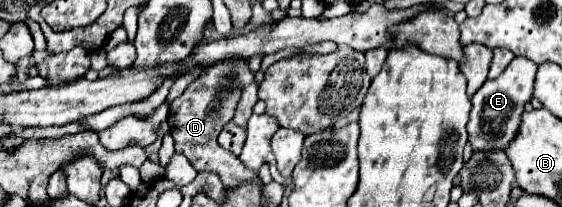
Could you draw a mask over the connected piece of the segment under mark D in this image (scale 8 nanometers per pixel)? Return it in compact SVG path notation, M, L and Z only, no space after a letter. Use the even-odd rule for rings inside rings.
M218 62L218 66L212 66L210 70L204 70L186 90L182 96L178 96L170 104L168 124L172 130L172 138L176 144L176 152L184 154L196 170L214 170L222 178L222 184L226 188L238 188L244 182L258 180L258 174L242 166L240 158L232 152L226 152L218 142L218 134L222 128L232 120L234 108L238 104L242 86L246 82L252 82L254 74L248 68L248 62ZM192 102L192 104L190 104Z

